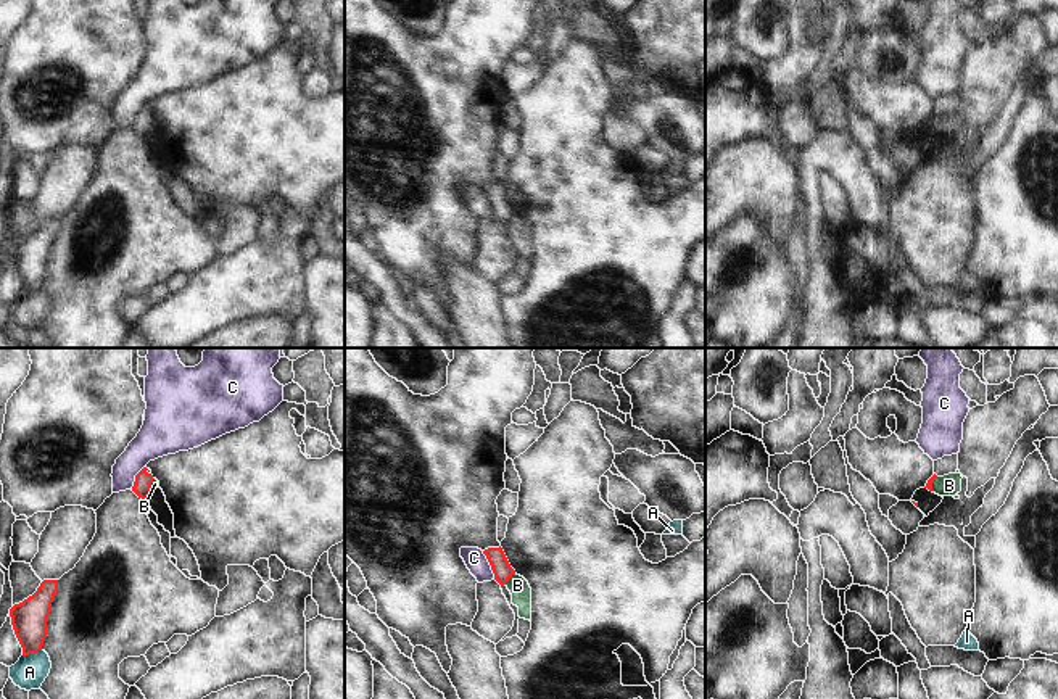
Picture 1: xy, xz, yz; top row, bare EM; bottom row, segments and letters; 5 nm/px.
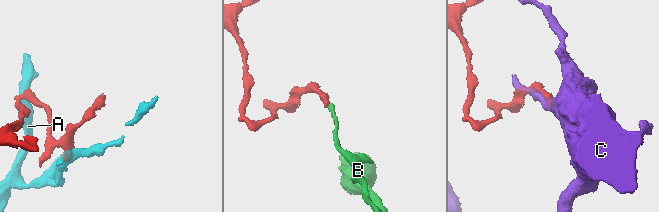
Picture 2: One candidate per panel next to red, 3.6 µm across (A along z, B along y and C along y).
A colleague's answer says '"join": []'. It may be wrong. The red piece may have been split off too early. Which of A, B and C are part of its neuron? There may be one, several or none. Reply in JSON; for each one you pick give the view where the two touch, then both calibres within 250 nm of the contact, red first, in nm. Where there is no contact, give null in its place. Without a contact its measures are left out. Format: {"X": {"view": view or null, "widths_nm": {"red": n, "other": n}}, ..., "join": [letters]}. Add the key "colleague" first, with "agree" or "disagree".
{"colleague": "agree", "join": []}

